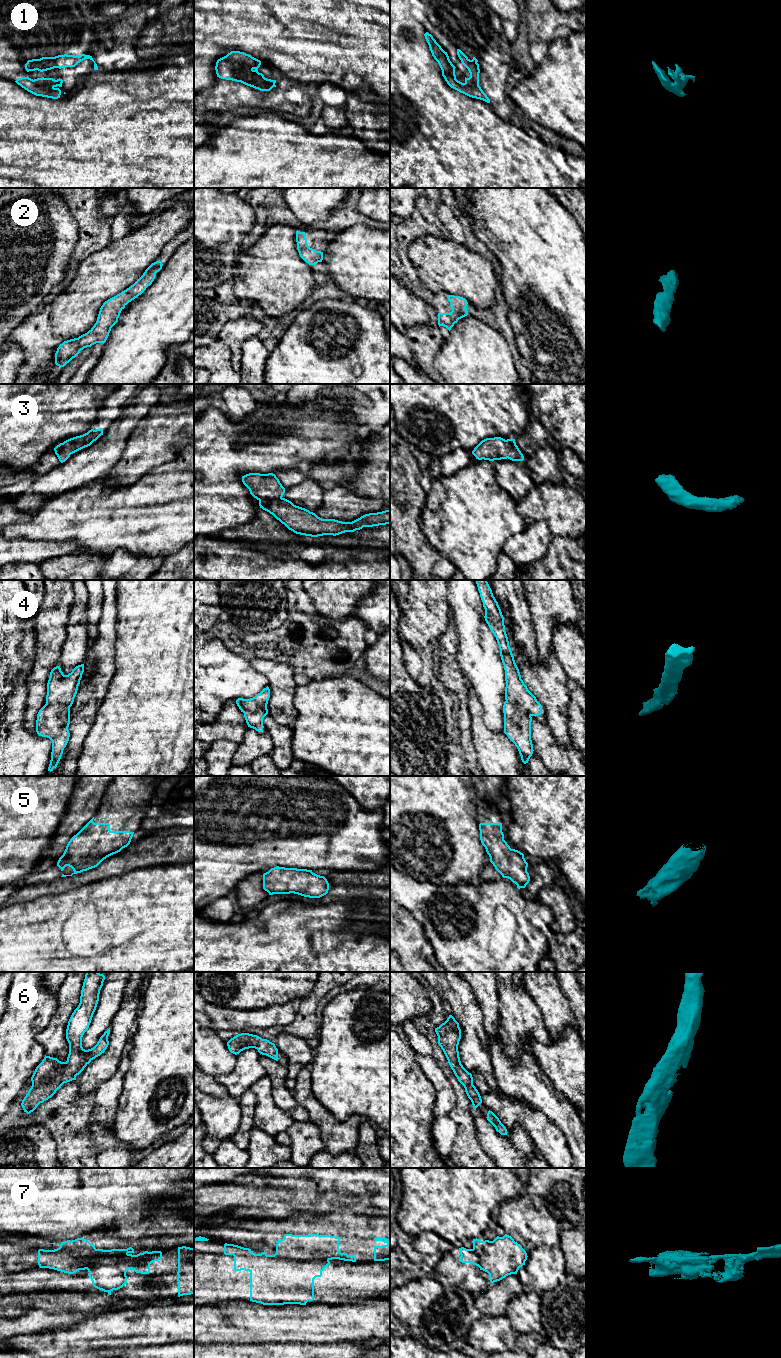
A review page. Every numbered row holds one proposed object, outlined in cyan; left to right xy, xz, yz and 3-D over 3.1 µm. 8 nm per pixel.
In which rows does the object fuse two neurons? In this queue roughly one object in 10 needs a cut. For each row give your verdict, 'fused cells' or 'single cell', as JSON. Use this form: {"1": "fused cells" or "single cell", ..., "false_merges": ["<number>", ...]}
{"1": "single cell", "2": "single cell", "3": "single cell", "4": "single cell", "5": "single cell", "6": "single cell", "7": "fused cells", "false_merges": ["7"]}

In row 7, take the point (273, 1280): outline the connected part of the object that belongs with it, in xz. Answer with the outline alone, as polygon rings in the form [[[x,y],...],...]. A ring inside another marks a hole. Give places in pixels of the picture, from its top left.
[[[224,1244],[224,1254],[234,1256],[235,1271],[250,1272],[250,1301],[263,1305],[300,1304],[314,1300],[314,1279],[322,1276],[329,1260],[295,1260],[269,1255],[255,1254],[249,1248]]]

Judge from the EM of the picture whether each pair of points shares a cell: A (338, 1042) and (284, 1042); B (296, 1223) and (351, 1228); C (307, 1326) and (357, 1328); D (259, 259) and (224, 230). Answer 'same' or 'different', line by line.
A: different
B: same
C: same
D: different

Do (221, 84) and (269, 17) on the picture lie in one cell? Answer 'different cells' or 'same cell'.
different cells

